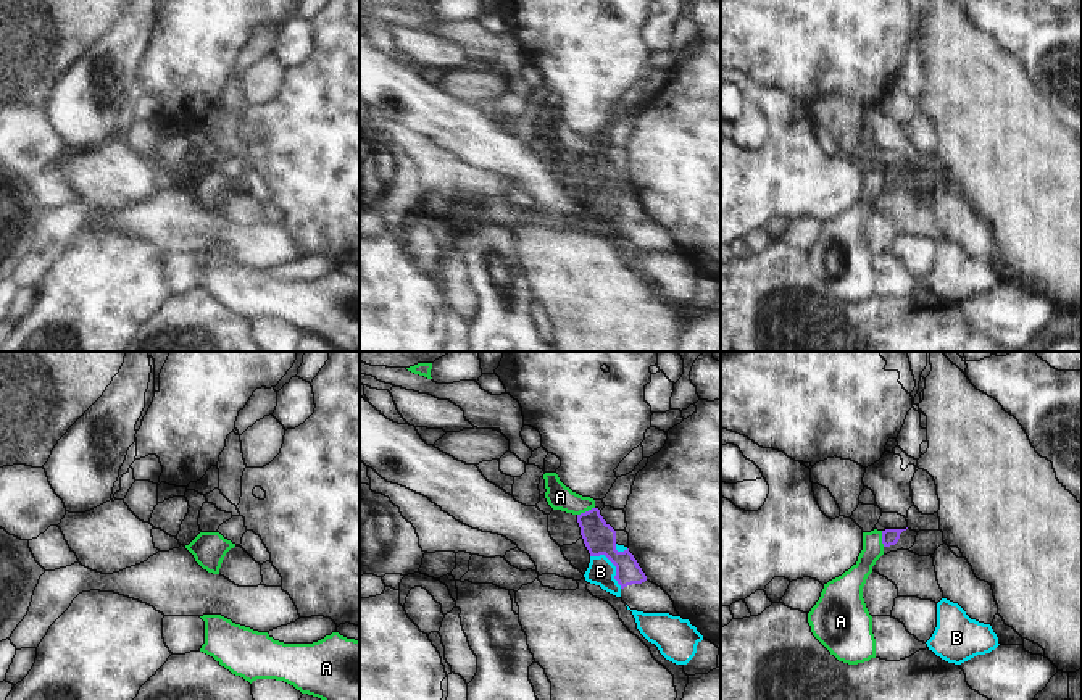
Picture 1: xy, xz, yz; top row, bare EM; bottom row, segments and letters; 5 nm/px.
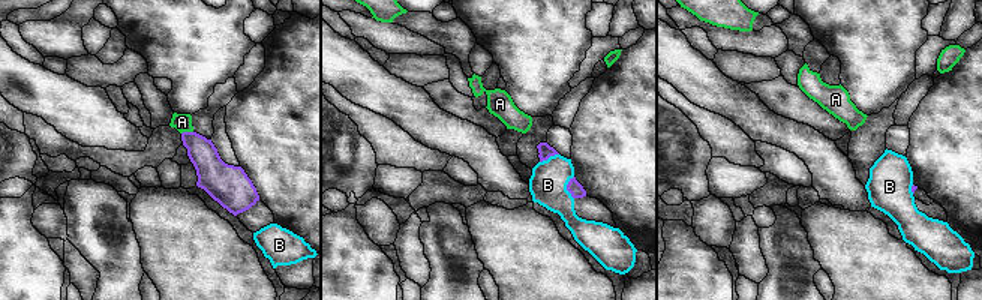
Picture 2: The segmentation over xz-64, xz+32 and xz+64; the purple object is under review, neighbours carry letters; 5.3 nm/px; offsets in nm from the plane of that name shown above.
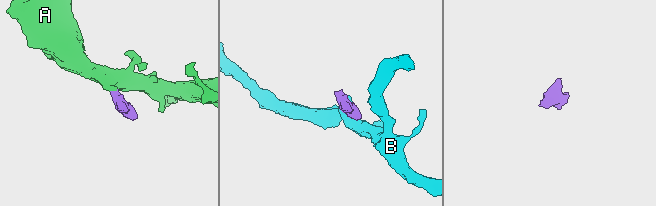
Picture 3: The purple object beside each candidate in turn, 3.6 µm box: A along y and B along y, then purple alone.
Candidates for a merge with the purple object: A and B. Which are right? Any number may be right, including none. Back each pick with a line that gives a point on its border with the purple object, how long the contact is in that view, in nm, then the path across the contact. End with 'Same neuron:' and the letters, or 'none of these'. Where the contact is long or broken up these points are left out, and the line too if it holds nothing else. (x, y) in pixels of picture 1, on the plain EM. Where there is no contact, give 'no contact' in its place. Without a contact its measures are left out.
A: contact xz (586, 150); length 100 nm; way xz (600, 178), (586, 150), (579, 144), (560, 136)
Same neuron: A

